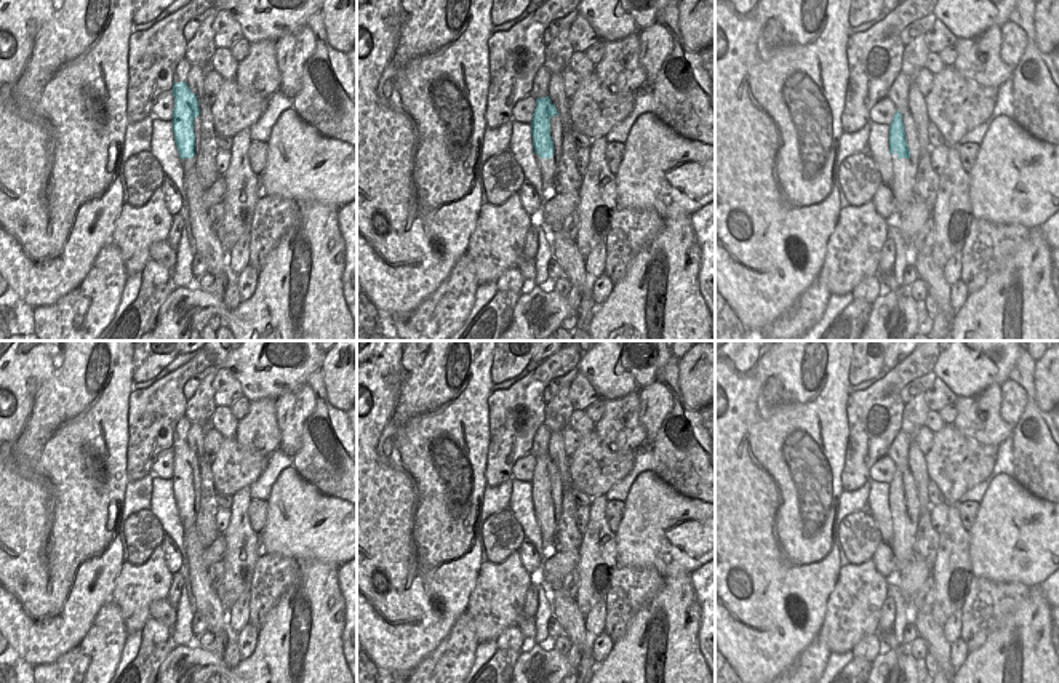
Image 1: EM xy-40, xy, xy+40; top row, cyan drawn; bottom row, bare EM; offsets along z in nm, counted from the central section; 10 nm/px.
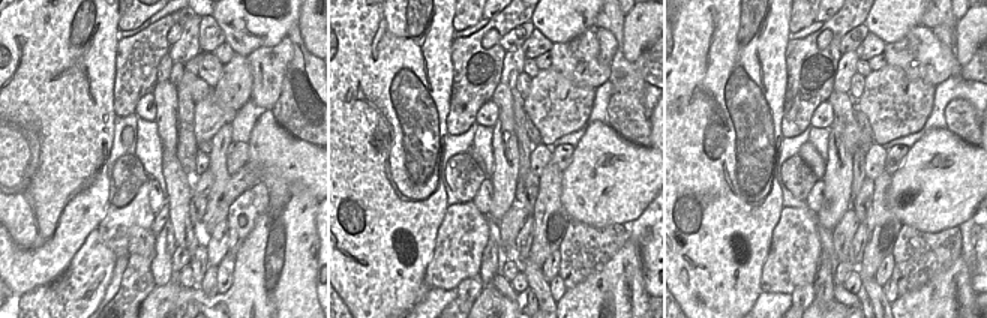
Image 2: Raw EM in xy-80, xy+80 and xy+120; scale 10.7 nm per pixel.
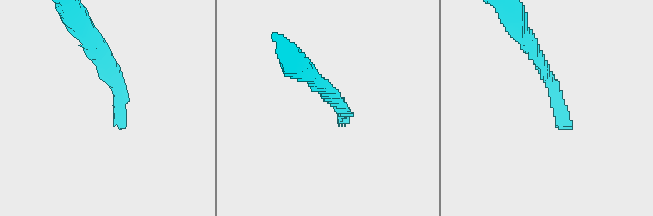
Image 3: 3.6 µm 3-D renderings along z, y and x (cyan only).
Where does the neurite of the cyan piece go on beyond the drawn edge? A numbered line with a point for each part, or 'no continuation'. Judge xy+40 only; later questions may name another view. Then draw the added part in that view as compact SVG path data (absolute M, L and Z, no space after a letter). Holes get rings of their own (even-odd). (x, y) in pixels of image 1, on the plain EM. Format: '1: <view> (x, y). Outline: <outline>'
1: xy+40 (904, 528). Outline: M910 469L904 470L902 481L910 515L899 517L896 509L891 513L893 520L891 550L894 555L896 574L899 574L912 560L915 560L913 544L920 518L920 499Z

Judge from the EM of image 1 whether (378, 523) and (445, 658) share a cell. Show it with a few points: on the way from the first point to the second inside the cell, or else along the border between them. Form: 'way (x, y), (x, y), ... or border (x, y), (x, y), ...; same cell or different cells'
border (461, 615), (450, 632), (415, 666); different cells

